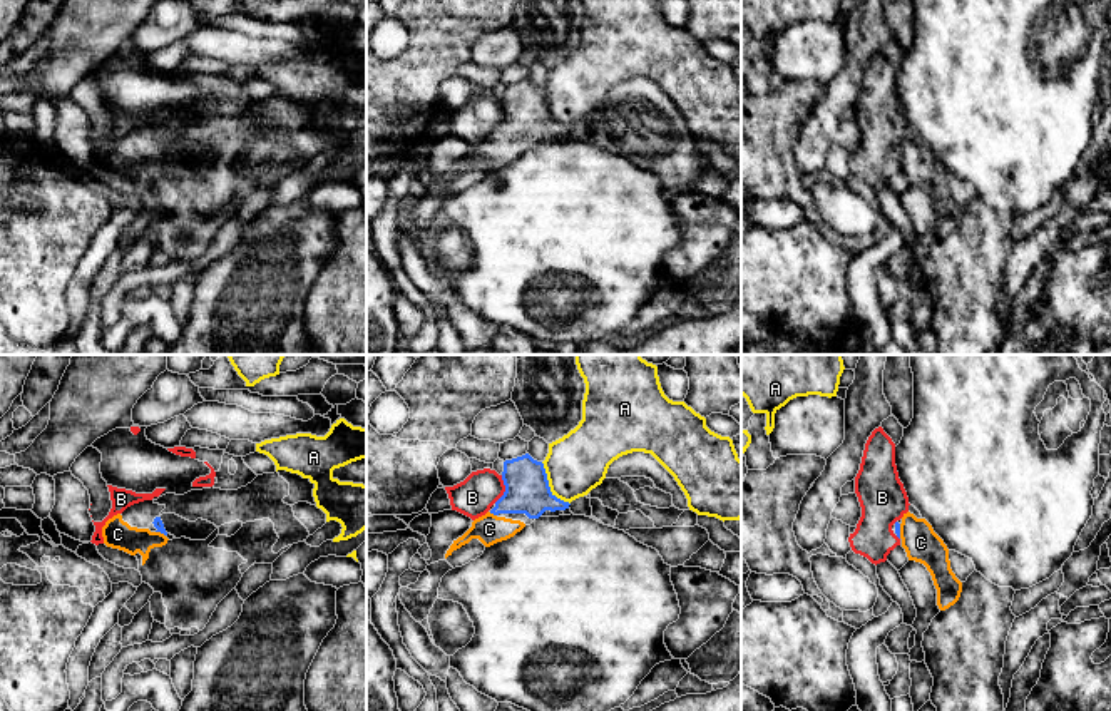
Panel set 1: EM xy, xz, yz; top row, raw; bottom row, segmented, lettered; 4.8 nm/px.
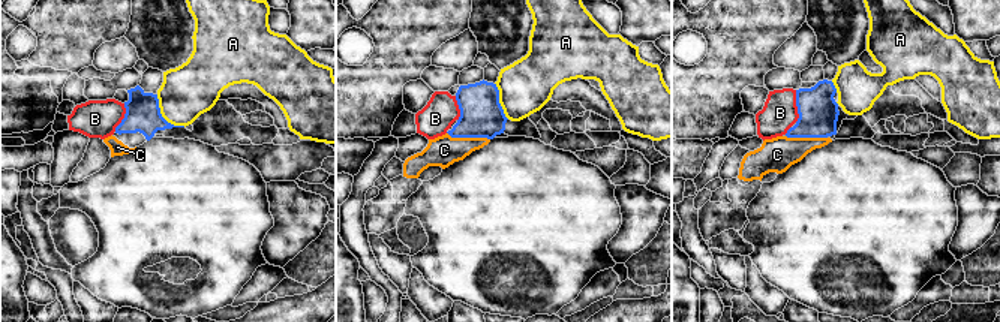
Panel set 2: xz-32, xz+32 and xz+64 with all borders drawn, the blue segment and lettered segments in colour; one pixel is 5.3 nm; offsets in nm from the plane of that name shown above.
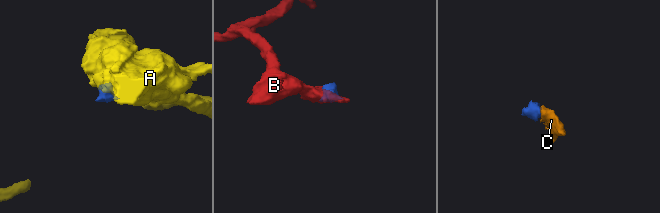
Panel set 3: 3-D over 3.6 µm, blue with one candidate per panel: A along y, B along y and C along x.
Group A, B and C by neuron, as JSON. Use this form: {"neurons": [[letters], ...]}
{"neurons": [["A"], ["B"], ["C"]]}

